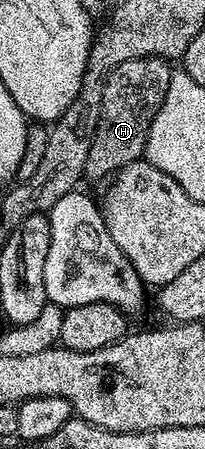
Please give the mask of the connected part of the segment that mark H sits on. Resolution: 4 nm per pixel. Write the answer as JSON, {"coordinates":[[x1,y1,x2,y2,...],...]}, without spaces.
{"coordinates":[[131,58,119,62,108,73,102,88,102,110,94,132,94,144,90,144,90,156,86,156,84,178,87,181,103,183,131,162,145,157,150,124,166,100,166,88,170,88,174,73,173,67,168,66,171,65,163,58]]}

